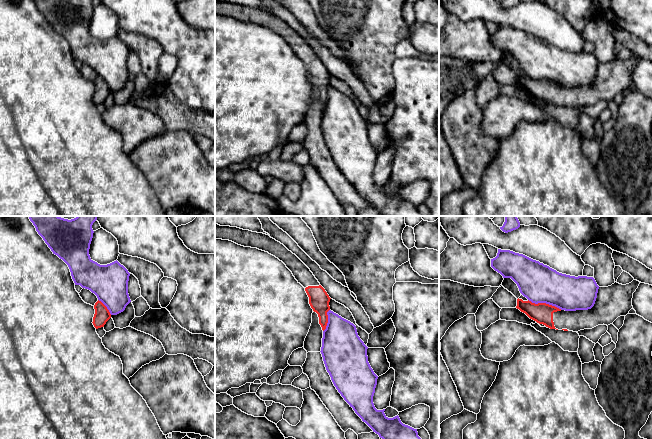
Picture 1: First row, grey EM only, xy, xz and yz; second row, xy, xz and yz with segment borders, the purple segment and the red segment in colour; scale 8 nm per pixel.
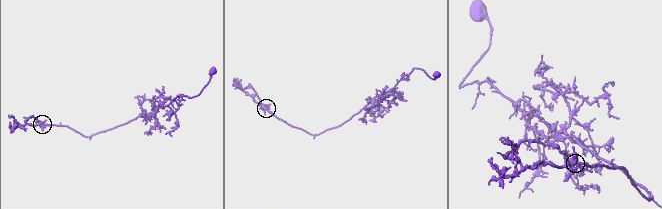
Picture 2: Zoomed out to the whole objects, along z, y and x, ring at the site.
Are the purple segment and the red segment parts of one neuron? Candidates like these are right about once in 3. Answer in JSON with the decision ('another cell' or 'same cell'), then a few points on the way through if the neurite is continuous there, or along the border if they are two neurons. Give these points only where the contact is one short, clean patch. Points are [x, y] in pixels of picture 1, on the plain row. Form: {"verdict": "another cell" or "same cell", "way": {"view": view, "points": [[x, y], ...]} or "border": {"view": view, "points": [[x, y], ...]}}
{"verdict": "another cell", "border": {"view": "yz", "points": [[528, 75], [535, 79], [548, 79], [561, 85]]}}

